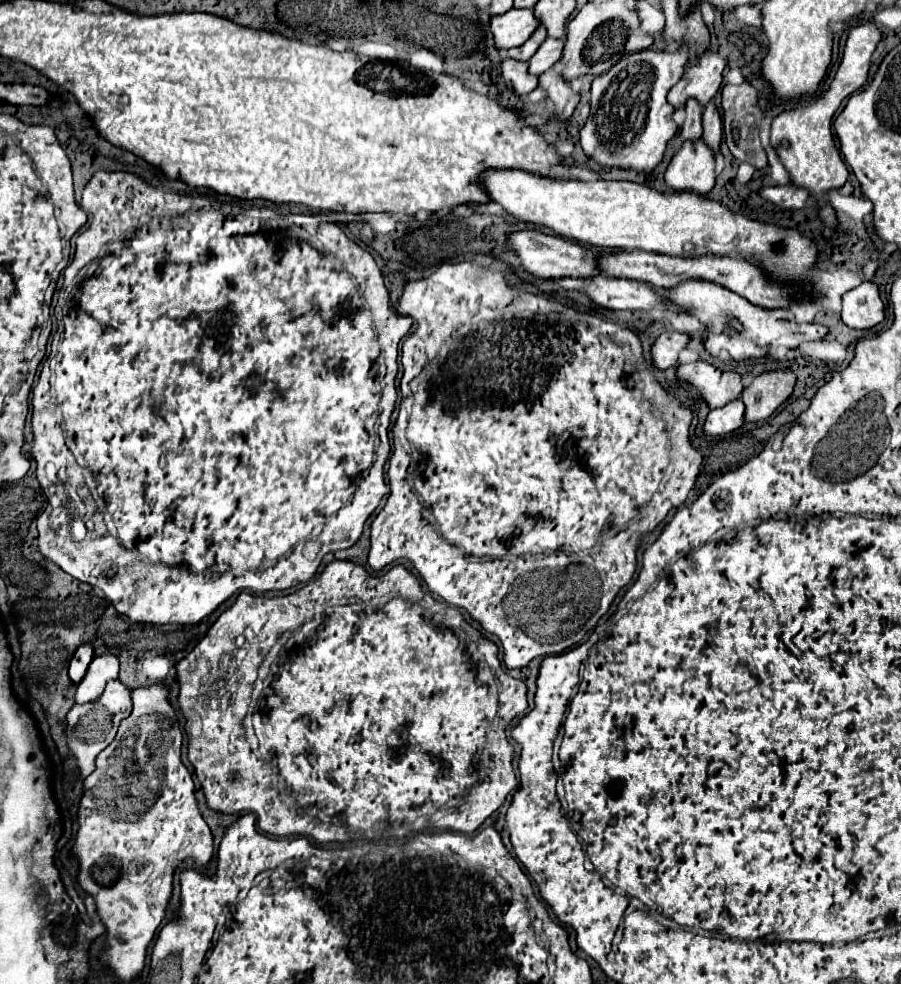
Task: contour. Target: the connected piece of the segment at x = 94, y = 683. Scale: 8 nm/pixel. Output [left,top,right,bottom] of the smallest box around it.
[76,653,118,703]

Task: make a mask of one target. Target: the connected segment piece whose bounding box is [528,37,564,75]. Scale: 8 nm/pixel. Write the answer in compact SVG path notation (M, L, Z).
M548 37L546 43L542 43L542 47L538 49L538 53L528 61L530 63L530 73L542 75L544 71L548 71L556 61L560 61L562 51L564 51L564 41Z

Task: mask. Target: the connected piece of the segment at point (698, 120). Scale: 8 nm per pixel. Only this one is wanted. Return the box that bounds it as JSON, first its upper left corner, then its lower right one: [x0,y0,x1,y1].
[680,99,702,139]

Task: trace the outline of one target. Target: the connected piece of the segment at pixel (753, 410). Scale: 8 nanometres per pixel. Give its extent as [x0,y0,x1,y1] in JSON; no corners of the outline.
[742,371,796,421]

